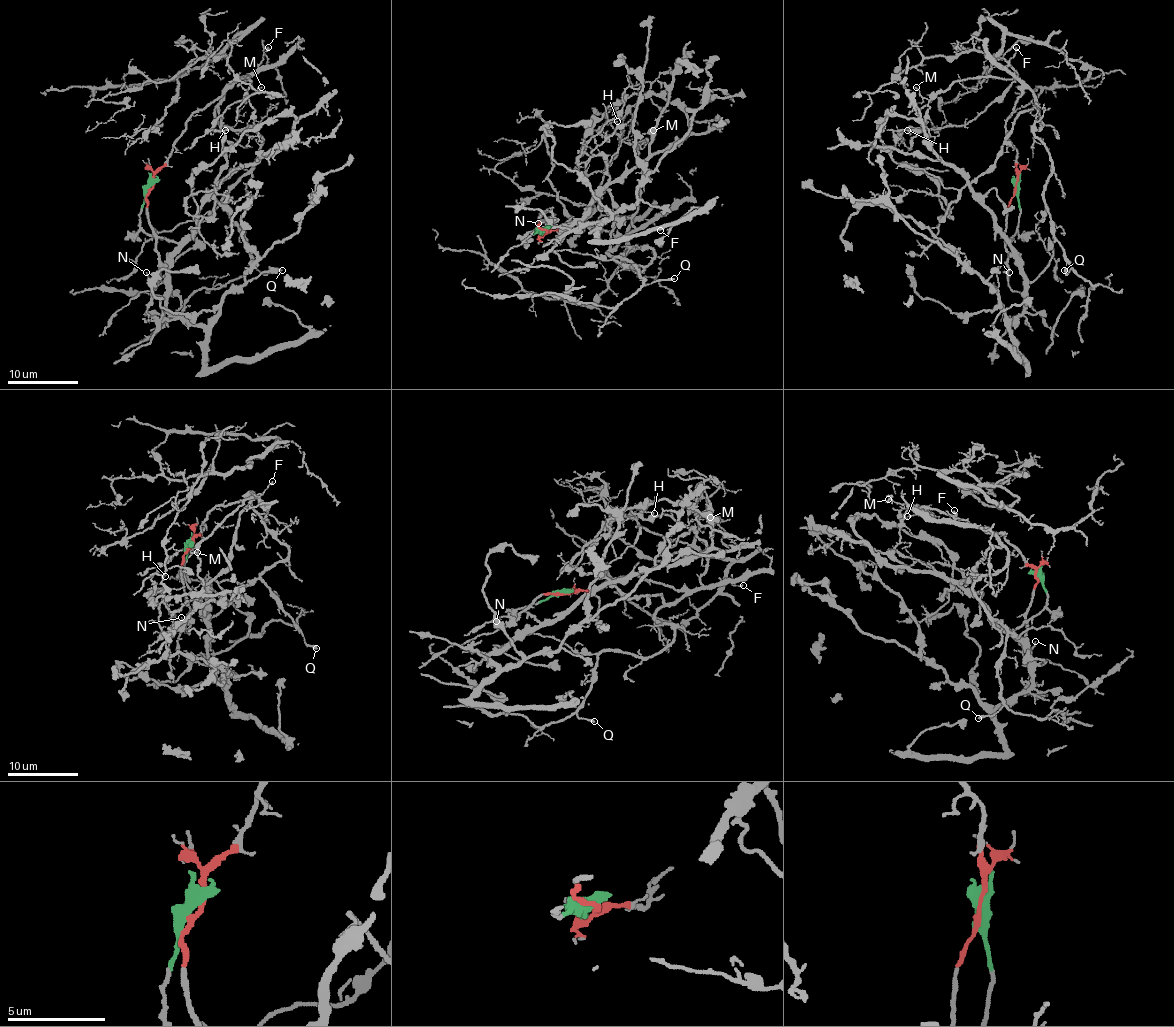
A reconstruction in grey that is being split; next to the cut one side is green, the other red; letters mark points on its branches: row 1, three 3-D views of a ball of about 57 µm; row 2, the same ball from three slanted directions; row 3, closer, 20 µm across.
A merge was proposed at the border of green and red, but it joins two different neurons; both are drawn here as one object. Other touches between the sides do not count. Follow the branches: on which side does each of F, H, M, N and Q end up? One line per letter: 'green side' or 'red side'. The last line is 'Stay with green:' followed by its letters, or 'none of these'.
F: red side
H: red side
M: red side
N: red side
Q: red side
Stay with green: none of these

